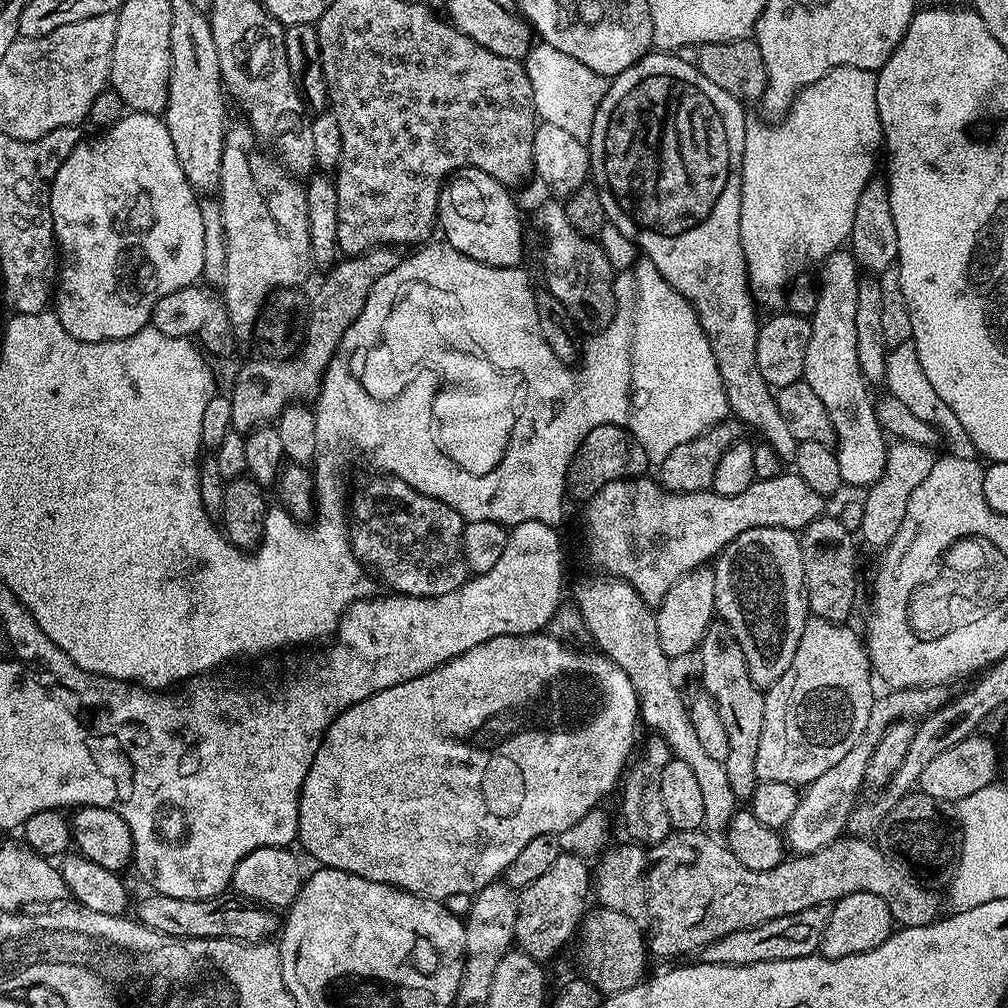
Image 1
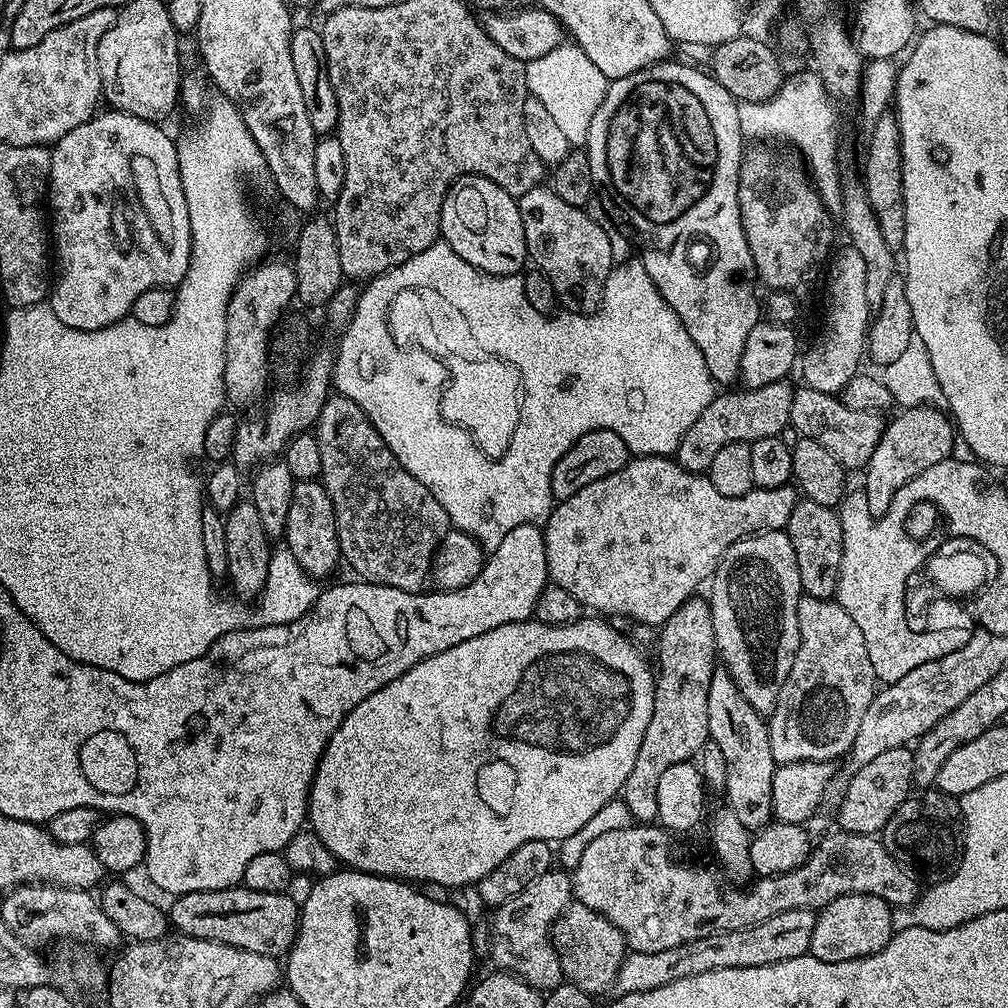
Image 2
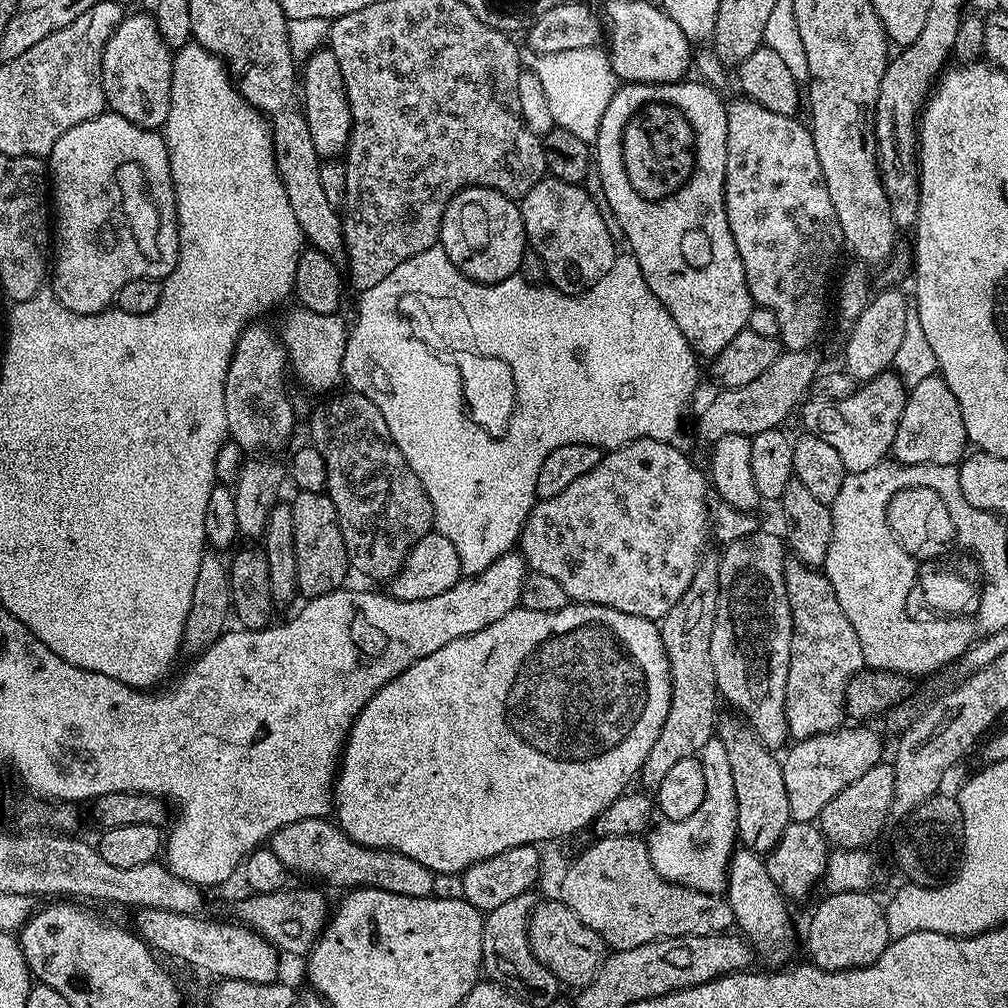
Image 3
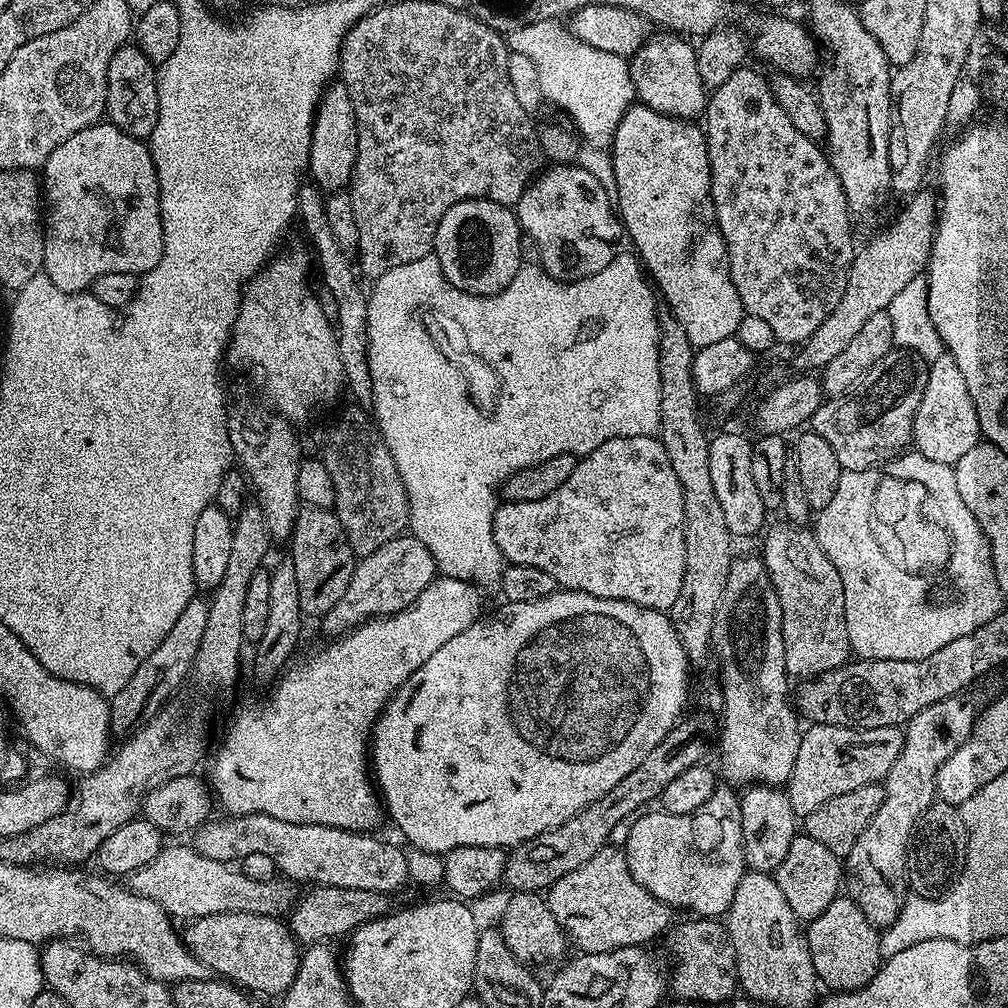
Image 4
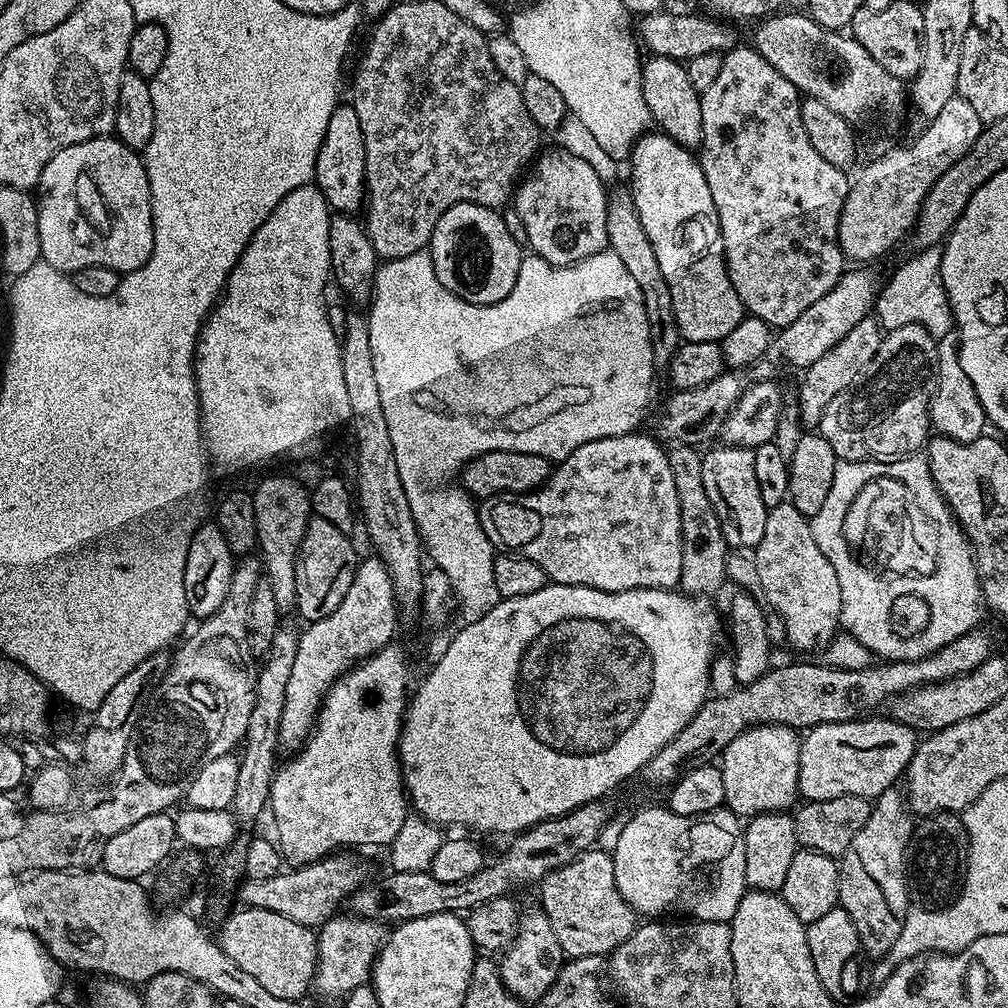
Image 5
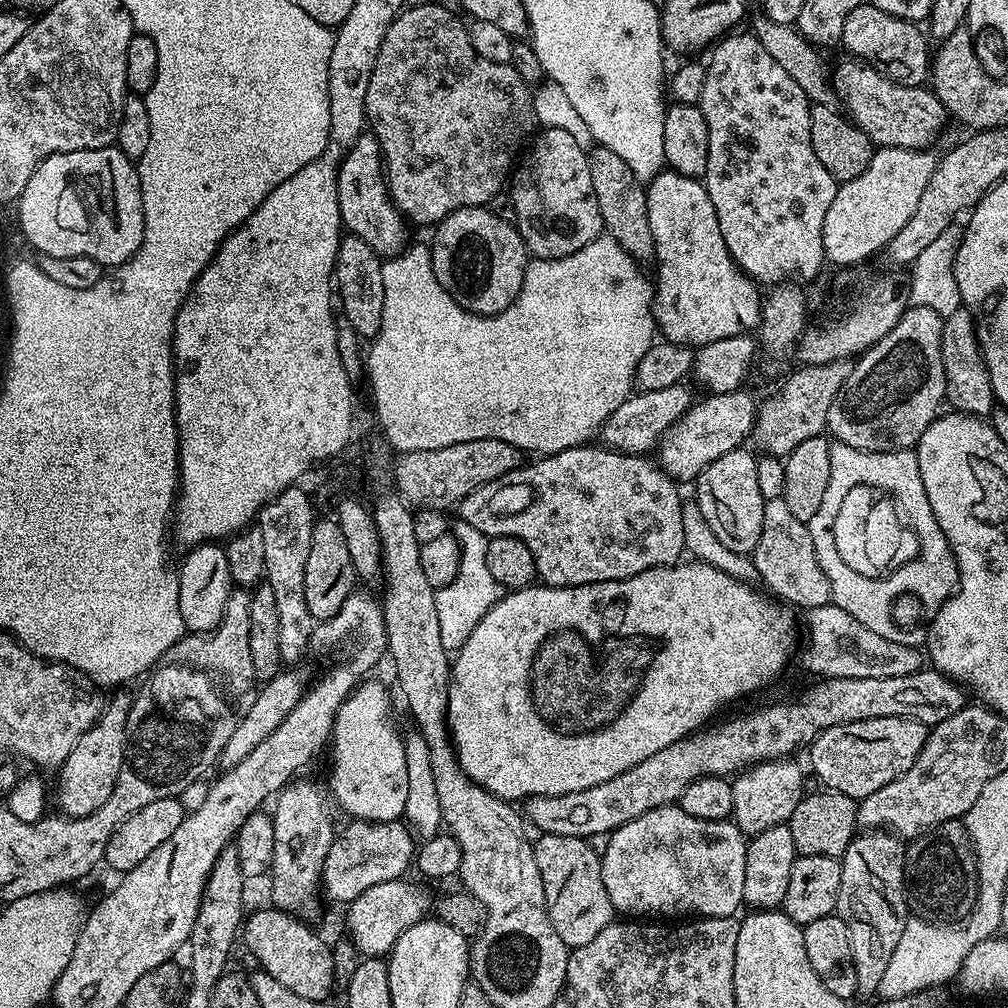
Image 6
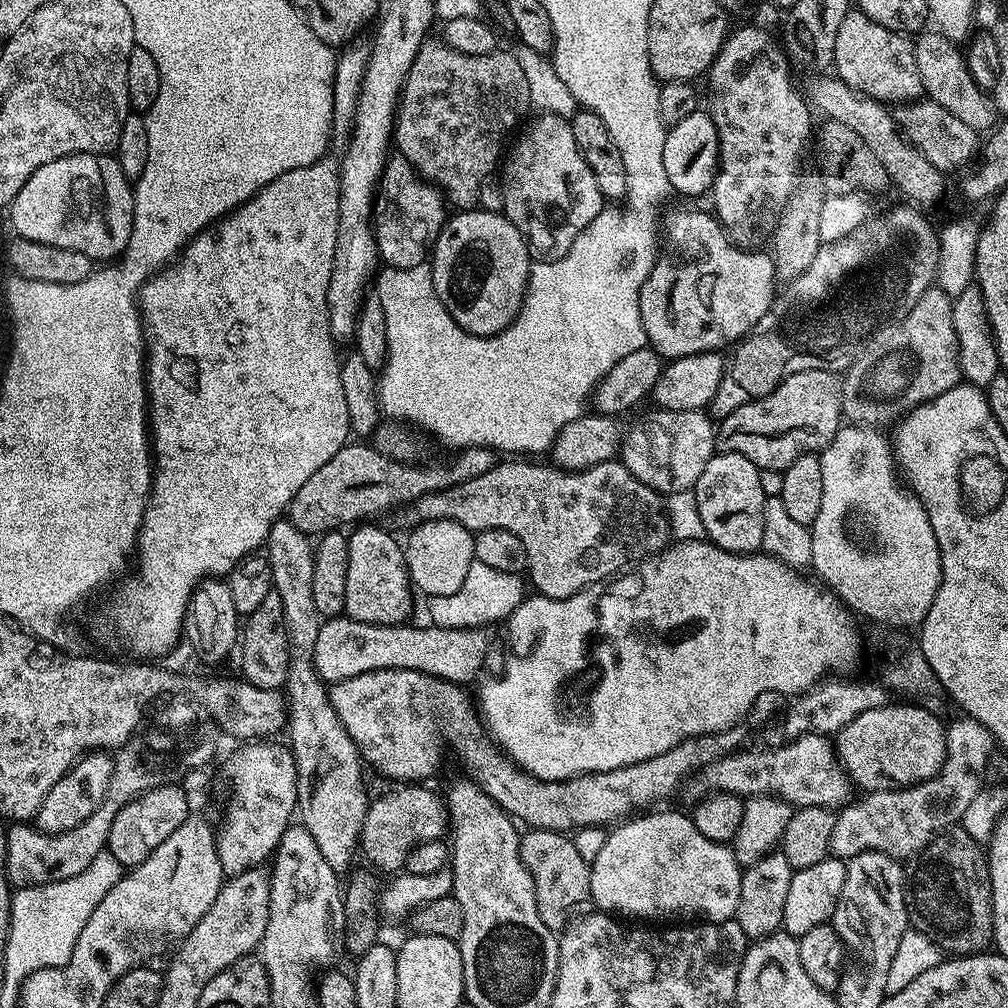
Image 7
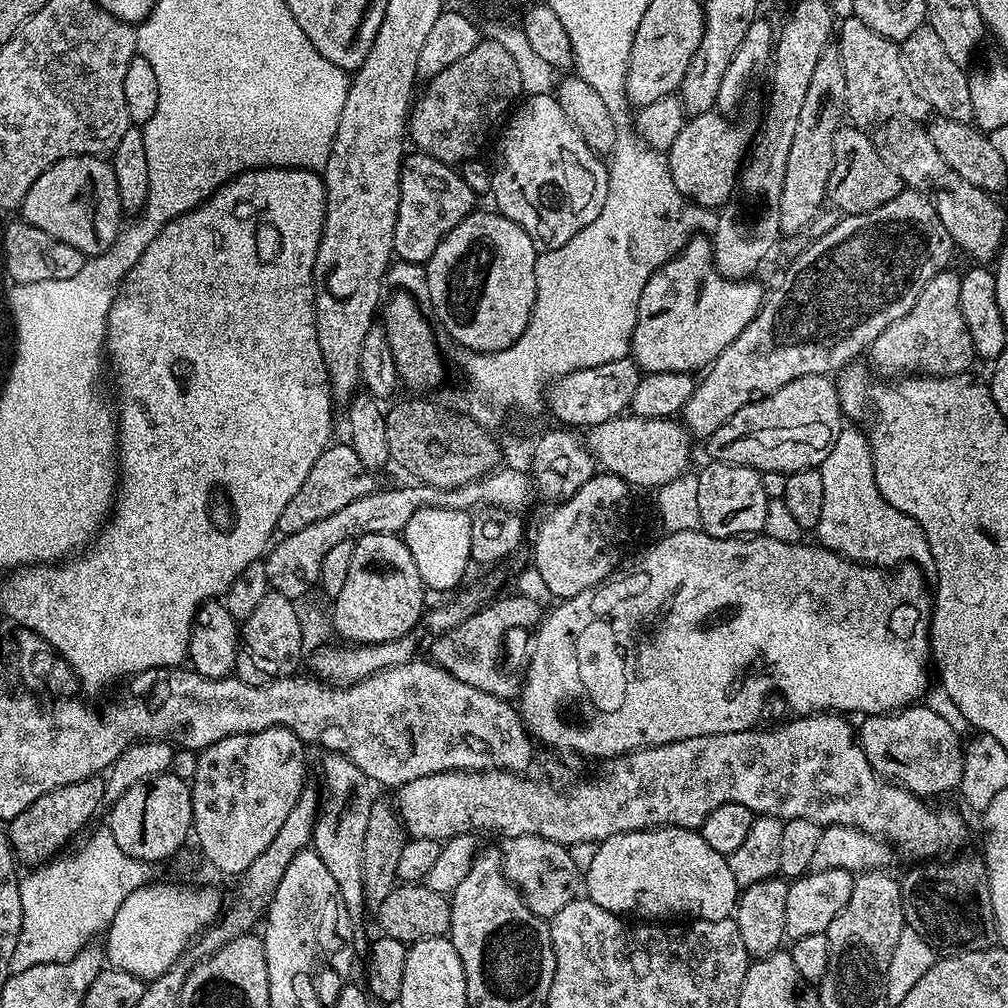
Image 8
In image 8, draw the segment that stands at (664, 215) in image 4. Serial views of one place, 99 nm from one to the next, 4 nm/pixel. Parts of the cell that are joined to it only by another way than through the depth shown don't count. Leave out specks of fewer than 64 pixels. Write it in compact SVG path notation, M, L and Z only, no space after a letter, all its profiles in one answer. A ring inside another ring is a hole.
M697 234L677 256L657 268L650 282L642 286L636 307L631 359L645 373L699 373L713 364L718 354L722 354L722 350L746 330L750 321L760 313L765 295L766 288L756 278L725 279L716 269L711 239Z

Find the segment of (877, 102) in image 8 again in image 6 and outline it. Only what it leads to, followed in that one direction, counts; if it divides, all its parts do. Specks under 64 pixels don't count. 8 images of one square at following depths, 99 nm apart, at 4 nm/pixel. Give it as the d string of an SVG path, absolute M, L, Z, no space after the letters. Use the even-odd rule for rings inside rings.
M862 2L850 10L846 26L842 26L842 48L849 57L869 64L894 83L918 88L930 76L930 40L925 29L923 32L920 28L923 27L919 23L886 14L886 10L878 10L871 2Z

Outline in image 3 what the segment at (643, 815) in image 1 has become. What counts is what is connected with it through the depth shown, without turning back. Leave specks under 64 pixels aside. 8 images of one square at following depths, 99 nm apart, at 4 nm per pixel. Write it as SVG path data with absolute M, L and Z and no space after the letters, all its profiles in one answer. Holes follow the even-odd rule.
M705 555L698 567L694 570L694 578L690 578L690 586L686 586L686 594L678 598L678 606L670 610L663 620L659 621L658 627L662 646L666 650L668 669L670 670L670 710L666 714L666 722L662 722L662 730L658 734L658 742L646 754L646 762L640 768L638 784L641 789L654 790L666 778L677 762L682 758L690 758L705 751L708 744L713 743L718 732L718 711L716 712L716 679L714 678L714 662L710 662L710 634L714 634L714 618L718 610L718 590L720 589L720 561L714 555Z

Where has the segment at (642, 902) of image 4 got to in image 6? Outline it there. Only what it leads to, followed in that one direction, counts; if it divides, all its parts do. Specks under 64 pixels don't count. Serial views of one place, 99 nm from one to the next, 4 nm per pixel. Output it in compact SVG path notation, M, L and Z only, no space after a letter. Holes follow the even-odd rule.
M540 834L534 840L534 858L538 862L538 874L542 874L542 890L546 890L546 910L554 930L558 930L558 938L569 948L581 948L588 942L598 938L606 926L613 923L614 909L610 902L610 894L606 894L606 886L602 882L601 853L595 852L587 839L579 836L549 836Z

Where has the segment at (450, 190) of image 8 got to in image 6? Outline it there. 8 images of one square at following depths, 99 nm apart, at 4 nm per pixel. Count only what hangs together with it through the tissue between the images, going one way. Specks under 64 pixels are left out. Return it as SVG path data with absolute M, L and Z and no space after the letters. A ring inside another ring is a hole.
M366 130L350 146L338 170L338 210L341 225L351 235L362 238L381 258L399 255L406 247L404 241L405 217L396 209L388 195L388 181L384 178L380 144L375 134Z

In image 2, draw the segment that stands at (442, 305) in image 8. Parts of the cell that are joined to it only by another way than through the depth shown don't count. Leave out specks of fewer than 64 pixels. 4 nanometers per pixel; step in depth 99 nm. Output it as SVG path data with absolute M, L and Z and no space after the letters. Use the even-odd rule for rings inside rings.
M462 176L453 182L442 206L440 234L458 258L466 258L470 266L491 276L523 273L530 260L517 197L506 194L490 178Z

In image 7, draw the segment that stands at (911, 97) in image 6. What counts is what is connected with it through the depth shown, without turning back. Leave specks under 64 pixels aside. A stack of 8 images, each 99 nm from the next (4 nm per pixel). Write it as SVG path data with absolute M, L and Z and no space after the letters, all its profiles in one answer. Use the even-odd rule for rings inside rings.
M917 98L911 102L901 103L897 108L900 108L894 112L897 128L904 138L919 150L922 158L930 162L930 166L945 174L951 174L955 168L963 169L977 159L982 147L981 137L973 128L966 126L966 122L954 118L950 110L938 106L938 102Z

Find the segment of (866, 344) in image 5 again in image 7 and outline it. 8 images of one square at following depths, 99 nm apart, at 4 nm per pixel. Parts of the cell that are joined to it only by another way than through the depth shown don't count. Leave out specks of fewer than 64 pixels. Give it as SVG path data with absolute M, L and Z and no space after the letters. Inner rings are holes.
M802 370L798 374L790 374L790 378L783 380L770 394L738 406L729 416L719 421L716 430L717 449L721 452L742 454L742 458L750 458L750 462L754 462L761 470L766 468L783 470L790 462L794 462L794 458L802 454L823 452L836 431L842 427L841 383L841 377L837 373L826 370Z

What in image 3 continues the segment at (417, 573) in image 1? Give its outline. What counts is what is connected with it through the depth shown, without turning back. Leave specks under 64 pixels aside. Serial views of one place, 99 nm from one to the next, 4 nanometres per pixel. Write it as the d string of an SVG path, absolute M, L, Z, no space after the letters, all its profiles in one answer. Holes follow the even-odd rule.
M351 390L329 395L325 400L328 401L318 405L312 412L311 443L318 454L322 454L322 462L326 462L326 491L334 502L334 510L338 510L338 522L342 526L342 538L346 542L348 563L355 571L357 568L362 575L369 576L372 580L391 581L393 576L399 574L410 549L428 532L433 531L430 498L418 475L407 464L402 450L395 445L390 430L387 429L386 419L382 418L382 413L374 406L374 402L362 393Z

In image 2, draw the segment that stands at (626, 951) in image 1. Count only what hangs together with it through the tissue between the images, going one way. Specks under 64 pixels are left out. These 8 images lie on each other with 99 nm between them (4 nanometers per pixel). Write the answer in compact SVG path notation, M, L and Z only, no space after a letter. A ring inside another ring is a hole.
M579 902L568 905L567 912L552 925L552 944L560 959L567 983L586 990L586 994L599 998L607 988L616 982L616 975L626 955L624 935L602 914L590 910L590 906Z

